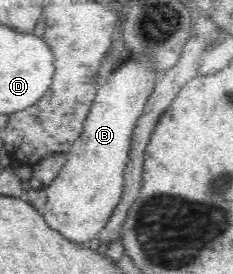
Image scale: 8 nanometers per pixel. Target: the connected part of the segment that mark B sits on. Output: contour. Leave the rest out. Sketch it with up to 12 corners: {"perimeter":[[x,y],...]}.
{"perimeter":[[125,57],[47,187],[50,228],[87,244],[124,192],[160,74]]}

